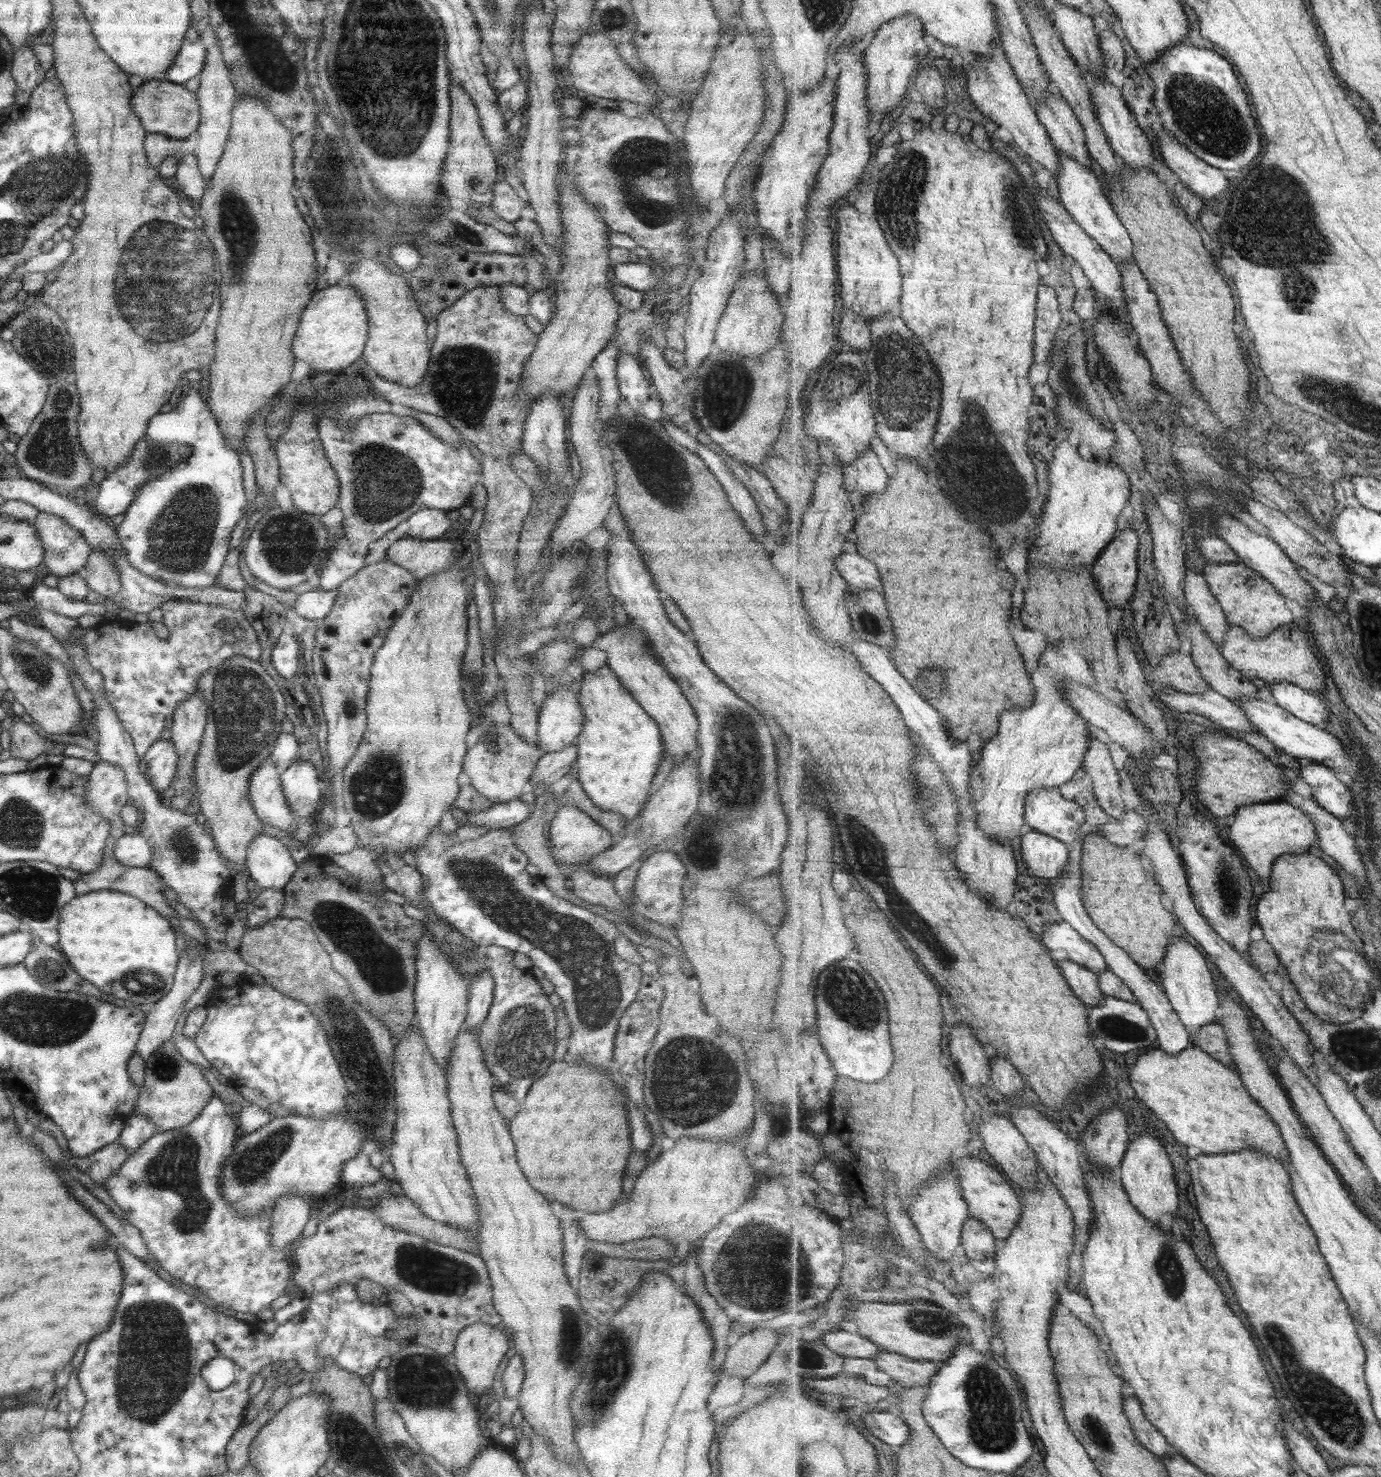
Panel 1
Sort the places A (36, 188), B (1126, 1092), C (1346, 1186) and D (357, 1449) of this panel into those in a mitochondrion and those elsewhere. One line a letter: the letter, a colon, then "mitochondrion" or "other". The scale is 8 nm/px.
A: mitochondrion
B: other
C: other
D: mitochondrion

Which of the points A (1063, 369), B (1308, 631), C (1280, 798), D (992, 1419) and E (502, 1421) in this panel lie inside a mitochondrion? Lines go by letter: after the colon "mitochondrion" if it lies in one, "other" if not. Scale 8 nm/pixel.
A: mitochondrion
B: other
C: other
D: mitochondrion
E: other

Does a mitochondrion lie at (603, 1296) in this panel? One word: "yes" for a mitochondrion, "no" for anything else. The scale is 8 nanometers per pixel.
no

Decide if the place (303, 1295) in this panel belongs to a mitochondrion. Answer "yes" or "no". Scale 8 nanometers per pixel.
no

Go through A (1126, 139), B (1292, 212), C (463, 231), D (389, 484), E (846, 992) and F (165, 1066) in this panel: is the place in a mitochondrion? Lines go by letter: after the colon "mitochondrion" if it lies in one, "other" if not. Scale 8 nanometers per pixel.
A: other
B: mitochondrion
C: mitochondrion
D: mitochondrion
E: mitochondrion
F: mitochondrion

